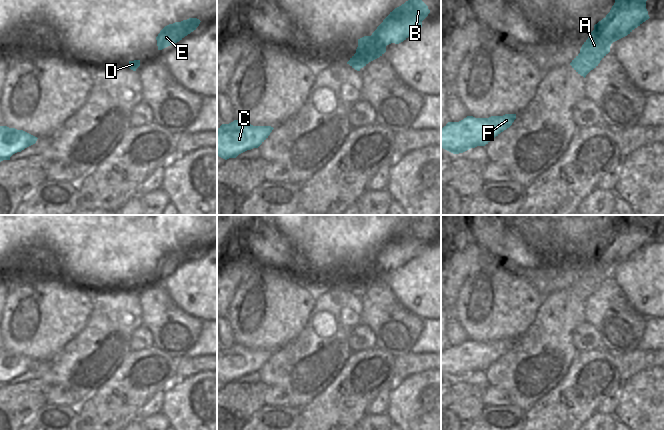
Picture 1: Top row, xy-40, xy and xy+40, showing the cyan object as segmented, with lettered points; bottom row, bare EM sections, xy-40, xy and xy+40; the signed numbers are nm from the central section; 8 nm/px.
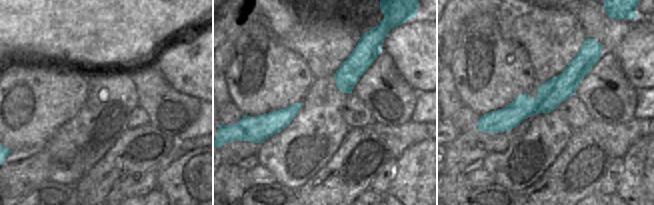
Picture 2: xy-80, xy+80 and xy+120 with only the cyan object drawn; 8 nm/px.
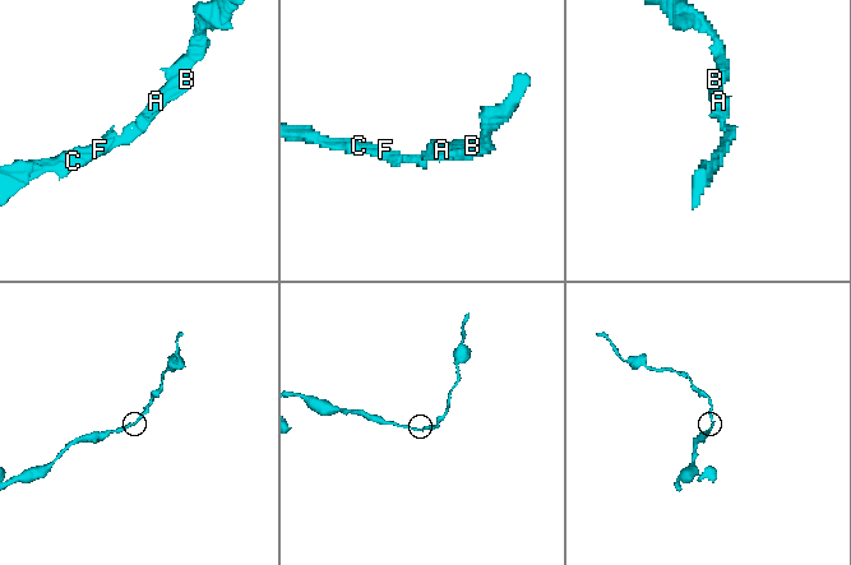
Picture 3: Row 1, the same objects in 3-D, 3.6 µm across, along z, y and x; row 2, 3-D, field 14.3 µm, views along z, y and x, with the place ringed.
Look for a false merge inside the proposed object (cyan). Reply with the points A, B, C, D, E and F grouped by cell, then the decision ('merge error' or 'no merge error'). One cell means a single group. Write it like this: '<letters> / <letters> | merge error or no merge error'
A B C D E F | no merge error

